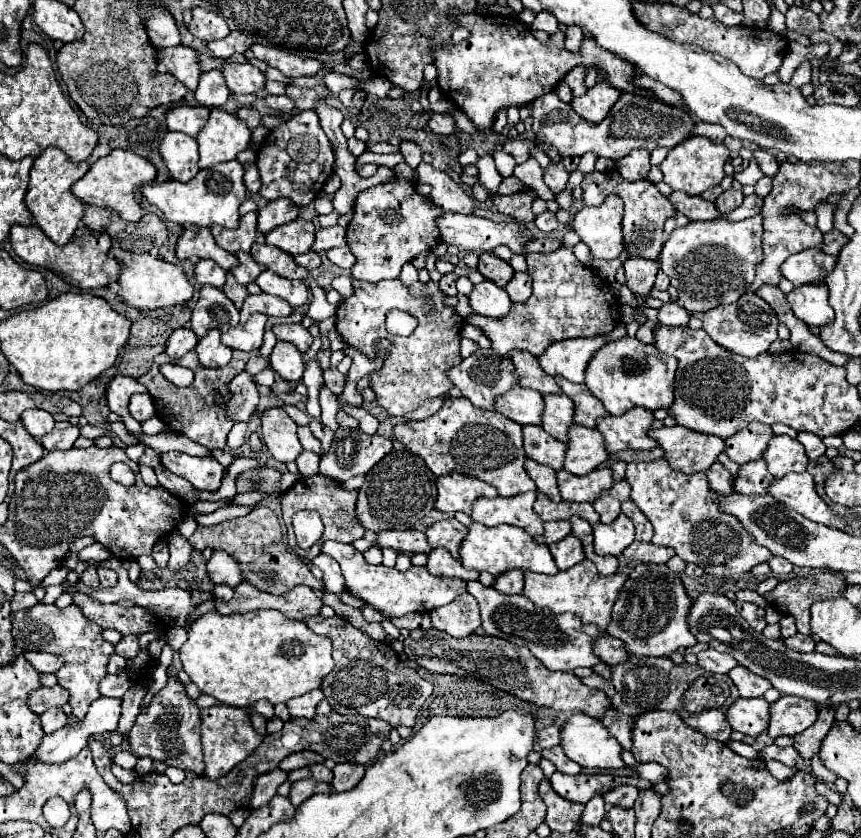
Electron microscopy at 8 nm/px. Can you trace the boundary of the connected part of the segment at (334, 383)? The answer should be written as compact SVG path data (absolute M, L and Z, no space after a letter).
M337 352L331 354L330 367L323 371L325 386L328 387L336 396L341 395L345 385L346 376L339 371L336 371L338 370L337 366L339 362L343 360L343 356L345 356L345 354L337 354Z

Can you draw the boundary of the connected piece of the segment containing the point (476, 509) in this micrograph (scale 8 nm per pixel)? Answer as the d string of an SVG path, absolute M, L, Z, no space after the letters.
M525 492L521 496L497 496L497 498L477 498L473 502L471 518L485 526L513 524L527 530L531 536L543 532L543 520L533 510L537 492Z

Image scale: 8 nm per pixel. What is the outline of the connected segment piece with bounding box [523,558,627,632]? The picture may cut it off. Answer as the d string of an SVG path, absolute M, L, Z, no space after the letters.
M585 558L581 564L575 564L573 568L565 572L557 572L553 576L545 574L535 574L535 572L525 572L525 586L523 586L523 596L529 598L533 604L541 608L551 608L557 614L563 612L573 612L581 618L583 624L595 624L601 632L605 632L609 620L611 620L611 608L613 602L623 588L623 582L627 580L627 574L617 572L611 576L601 576L597 574L597 568Z

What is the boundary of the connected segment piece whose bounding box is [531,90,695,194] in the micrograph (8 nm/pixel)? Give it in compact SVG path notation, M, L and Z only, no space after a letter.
M555 90L533 100L531 106L533 106L535 140L541 140L541 144L553 144L553 148L561 152L561 160L551 162L543 170L543 180L555 194L559 194L565 188L567 178L569 178L565 170L565 158L581 156L585 152L595 152L603 158L617 162L635 148L649 150L649 152L653 152L655 148L671 150L677 144L681 144L685 138L693 136L693 128L695 128L695 120L691 118L689 110L665 104L663 100L655 96L635 94L635 92L623 92L619 100L613 104L613 108L609 110L609 114L605 116L605 120L601 120L599 124L587 122L585 118L577 116L571 104L559 100Z

